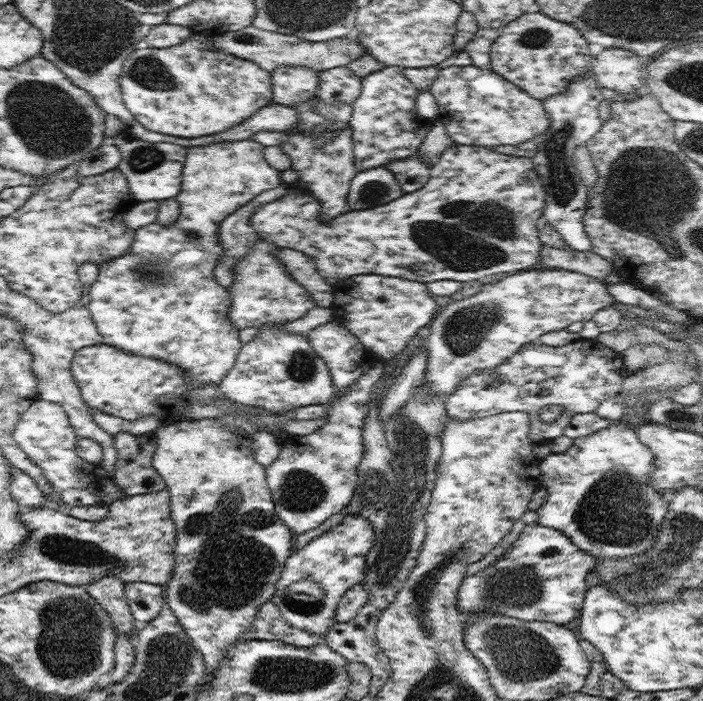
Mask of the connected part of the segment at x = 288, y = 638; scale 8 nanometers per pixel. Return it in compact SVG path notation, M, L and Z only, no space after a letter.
M271 600L260 607L251 626L250 636L258 640L278 640L296 647L313 647L322 640L313 632L288 624Z

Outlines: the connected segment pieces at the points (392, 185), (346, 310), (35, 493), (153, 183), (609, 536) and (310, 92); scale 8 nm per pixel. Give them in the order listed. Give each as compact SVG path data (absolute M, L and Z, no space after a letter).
M386 166L357 171L347 196L351 210L388 204L404 194L395 174Z
M361 274L338 281L334 286L333 317L351 334L354 334L364 348L372 351L379 360L388 362L410 349L423 330L436 318L438 304L426 283L408 280L398 276Z
M11 467L11 478L9 491L12 500L15 500L22 509L32 510L36 507L42 507L48 504L48 498L44 496L40 487L34 482L34 479L23 470Z
M120 132L112 140L122 153L117 169L126 177L136 202L159 201L179 195L182 184L182 167L187 149L174 143L152 143Z
M616 422L593 434L576 438L566 452L552 453L540 460L539 469L542 472L541 484L547 488L547 499L536 511L538 524L563 532L578 548L597 560L639 556L655 545L669 512L669 498L651 485L654 454L638 440L635 426L628 428L626 424Z
M277 66L270 74L274 104L293 107L317 94L320 72L307 66Z

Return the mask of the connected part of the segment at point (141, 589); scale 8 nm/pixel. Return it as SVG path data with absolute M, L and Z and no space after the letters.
M130 582L125 584L125 595L131 613L140 626L156 618L166 603L162 586L156 584Z

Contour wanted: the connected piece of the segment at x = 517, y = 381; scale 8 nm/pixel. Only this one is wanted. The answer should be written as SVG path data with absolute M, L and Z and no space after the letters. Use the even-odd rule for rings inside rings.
M579 338L566 346L547 346L546 344L526 344L519 352L504 359L498 366L486 372L472 374L470 378L462 380L456 389L445 400L445 409L448 416L453 420L470 420L471 418L484 418L502 412L524 411L531 416L529 424L529 437L534 444L546 444L554 438L564 434L564 428L568 426L574 414L583 412L597 412L599 404L611 396L622 393L623 383L630 376L624 370L624 361L618 352L610 350L600 344L596 339ZM557 404L562 406L564 411L553 422L546 423L540 419L538 413L544 406Z

